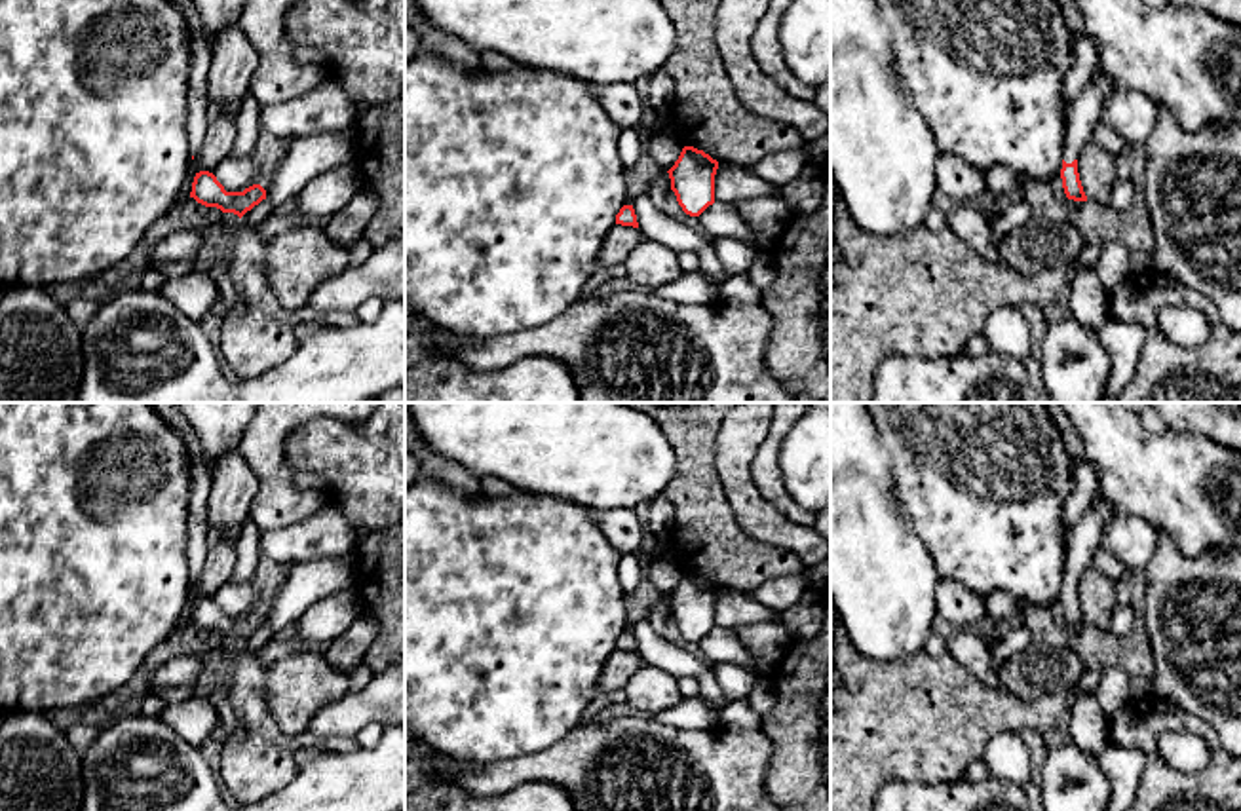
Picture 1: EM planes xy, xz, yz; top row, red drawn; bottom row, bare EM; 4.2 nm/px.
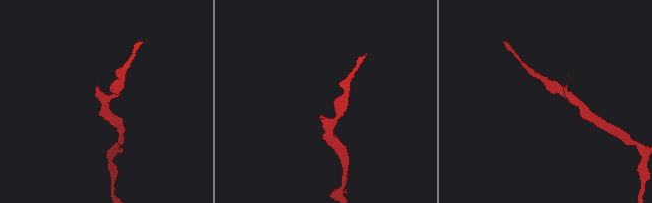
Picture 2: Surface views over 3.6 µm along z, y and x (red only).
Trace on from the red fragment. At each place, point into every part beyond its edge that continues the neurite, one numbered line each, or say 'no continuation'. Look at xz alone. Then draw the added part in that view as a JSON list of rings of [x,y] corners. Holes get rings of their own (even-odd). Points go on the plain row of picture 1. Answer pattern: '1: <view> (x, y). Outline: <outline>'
no continuation

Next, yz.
1: yz (1086, 536). Outline: [[[1095,498],[1091,507],[1072,526],[1064,566],[1066,589],[1078,585],[1079,575],[1093,560],[1095,549],[1100,547],[1106,524],[1116,517],[1117,513],[1110,501]]]

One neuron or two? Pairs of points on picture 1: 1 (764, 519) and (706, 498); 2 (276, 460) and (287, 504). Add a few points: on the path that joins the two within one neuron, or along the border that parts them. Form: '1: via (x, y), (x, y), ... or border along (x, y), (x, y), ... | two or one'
1: border along (715, 466), (734, 519), (761, 542) | two
2: via (276, 471), (276, 492) | one

